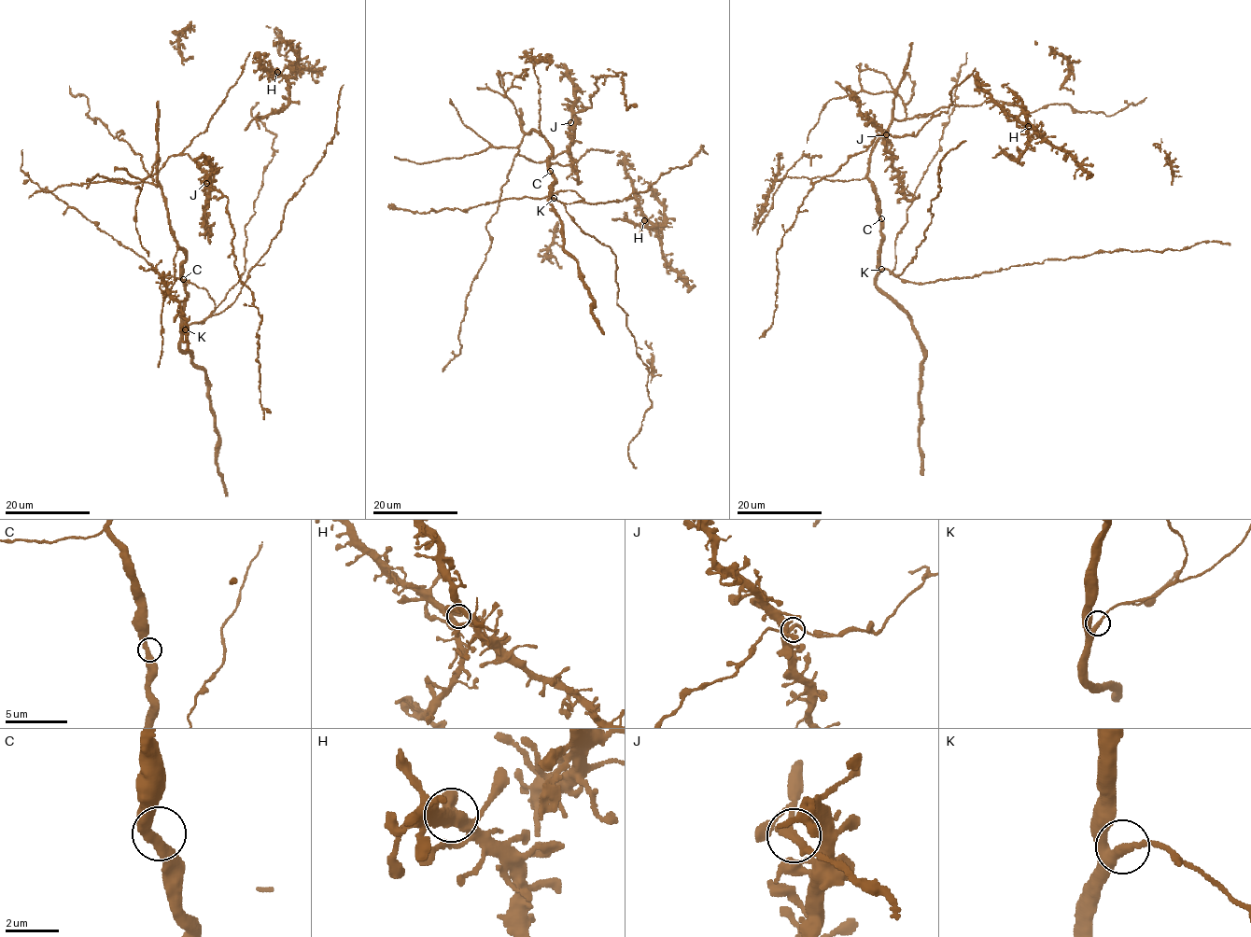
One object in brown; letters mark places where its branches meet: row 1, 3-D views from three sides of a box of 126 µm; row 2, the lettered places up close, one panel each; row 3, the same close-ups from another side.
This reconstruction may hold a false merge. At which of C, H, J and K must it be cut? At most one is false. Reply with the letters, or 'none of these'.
none of these

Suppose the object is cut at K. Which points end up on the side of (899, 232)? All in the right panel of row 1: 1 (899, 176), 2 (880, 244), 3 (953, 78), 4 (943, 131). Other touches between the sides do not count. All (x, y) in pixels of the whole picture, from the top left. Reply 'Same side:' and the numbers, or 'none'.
Same side: 3, 4

